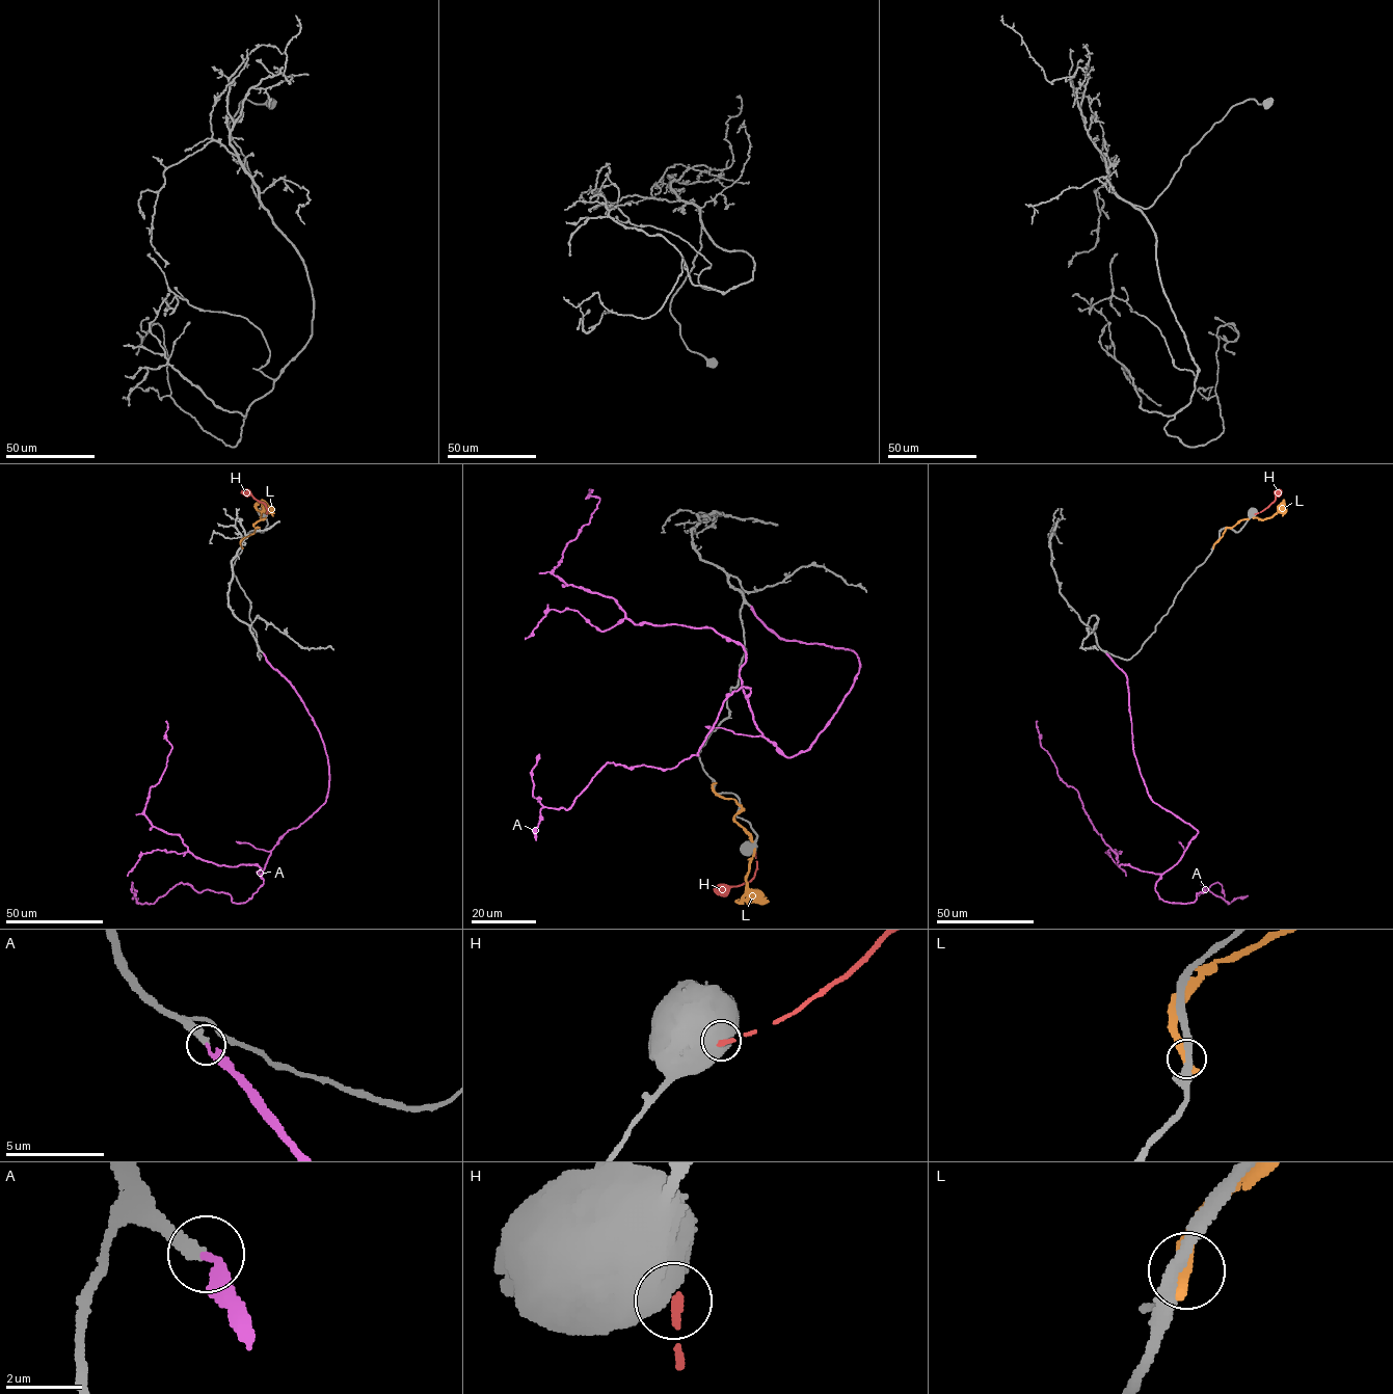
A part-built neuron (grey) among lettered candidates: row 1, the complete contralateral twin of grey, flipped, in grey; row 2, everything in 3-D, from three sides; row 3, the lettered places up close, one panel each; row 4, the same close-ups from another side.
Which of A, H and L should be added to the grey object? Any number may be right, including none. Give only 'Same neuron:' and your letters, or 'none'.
Same neuron: A

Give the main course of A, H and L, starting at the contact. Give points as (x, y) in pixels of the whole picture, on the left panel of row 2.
A: (263, 653), (312, 717), (329, 786), (261, 873), (197, 858), (144, 814), (172, 747), (166, 721)
H: (266, 514), (263, 503), (241, 490)
L: (241, 546), (241, 541), (258, 528), (253, 525), (266, 517), (261, 518), (263, 505), (257, 502)

